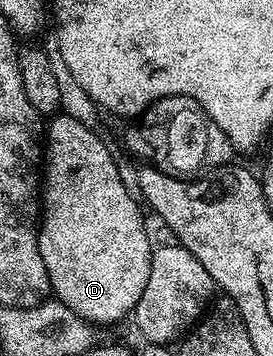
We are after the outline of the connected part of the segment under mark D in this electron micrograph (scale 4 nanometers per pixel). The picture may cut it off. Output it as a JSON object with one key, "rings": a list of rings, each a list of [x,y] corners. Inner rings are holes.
{"rings":[[[59,112],[49,119],[44,126],[44,185],[40,190],[40,225],[38,228],[38,247],[40,257],[44,260],[44,268],[48,268],[48,280],[53,297],[57,301],[63,302],[72,312],[76,312],[91,324],[98,322],[118,322],[122,317],[133,315],[137,307],[137,301],[143,295],[144,288],[147,287],[149,276],[150,258],[152,253],[152,243],[146,235],[146,222],[142,219],[143,207],[139,199],[126,187],[126,182],[122,179],[122,174],[118,171],[118,166],[114,163],[114,154],[106,147],[106,142],[90,126],[85,126],[78,118],[73,118],[67,112]]]}

